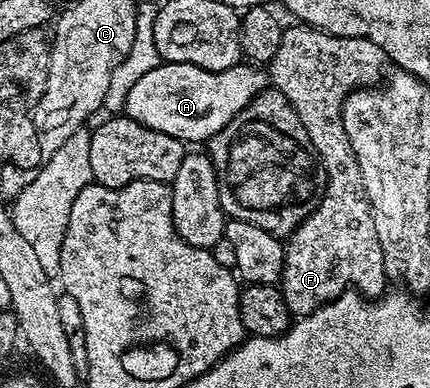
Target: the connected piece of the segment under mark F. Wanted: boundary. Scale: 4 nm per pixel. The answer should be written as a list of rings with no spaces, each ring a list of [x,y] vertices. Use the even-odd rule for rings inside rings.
[[[294,23],[291,29],[290,26],[283,28],[282,38],[280,39],[280,51],[276,51],[276,55],[269,63],[268,77],[272,82],[273,88],[278,89],[288,99],[288,103],[292,103],[296,115],[300,115],[300,123],[304,123],[304,131],[308,131],[308,139],[314,144],[314,149],[318,152],[318,157],[322,161],[322,166],[326,172],[326,193],[322,197],[322,204],[316,207],[314,214],[303,225],[299,225],[285,242],[286,262],[284,263],[280,288],[284,295],[284,303],[288,303],[288,311],[295,318],[310,316],[320,306],[341,297],[349,289],[357,291],[362,296],[371,299],[377,299],[387,292],[388,286],[386,286],[386,281],[388,282],[388,275],[384,271],[384,255],[380,251],[380,239],[376,235],[376,223],[374,222],[374,216],[372,215],[370,204],[364,191],[364,183],[360,175],[360,163],[356,163],[356,155],[352,151],[352,143],[348,143],[348,135],[344,131],[344,123],[342,122],[342,105],[345,103],[347,95],[354,92],[355,89],[369,89],[379,84],[384,77],[382,68],[385,65],[388,65],[386,53],[380,47],[376,47],[376,43],[372,43],[368,39],[360,39],[359,37],[337,37],[331,33],[325,33],[319,29],[313,29],[310,25],[301,23]]]

